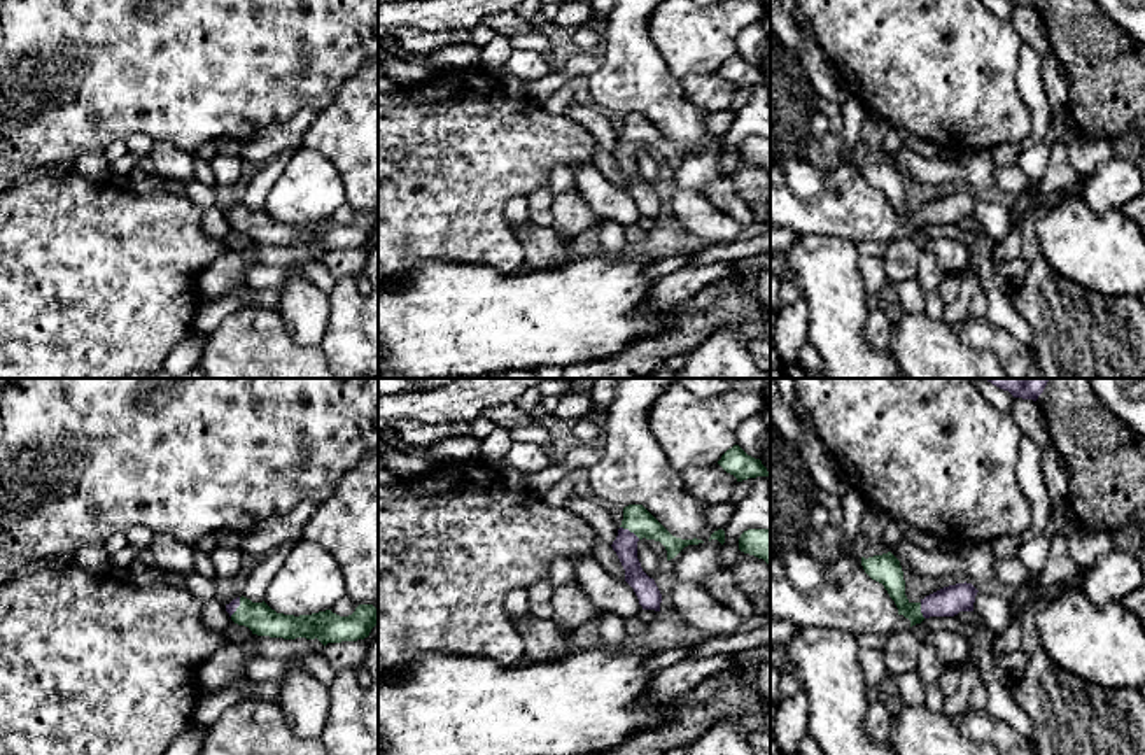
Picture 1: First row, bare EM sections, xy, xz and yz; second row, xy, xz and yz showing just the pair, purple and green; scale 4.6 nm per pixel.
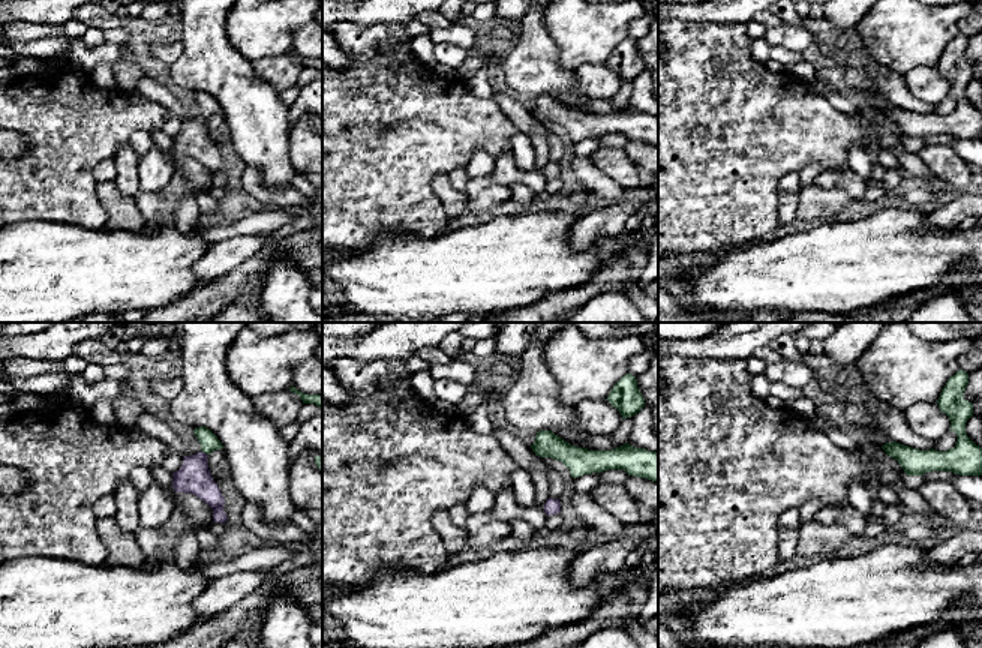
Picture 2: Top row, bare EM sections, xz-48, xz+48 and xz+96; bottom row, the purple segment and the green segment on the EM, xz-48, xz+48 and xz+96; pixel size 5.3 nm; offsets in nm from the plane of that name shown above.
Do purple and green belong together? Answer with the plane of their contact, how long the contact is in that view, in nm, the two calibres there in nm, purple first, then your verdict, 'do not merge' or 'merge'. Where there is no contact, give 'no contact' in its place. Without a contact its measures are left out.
meets purple in xz; contact 110 nm long; 110 nm thick on the purple side, 120 nm on the other; merge

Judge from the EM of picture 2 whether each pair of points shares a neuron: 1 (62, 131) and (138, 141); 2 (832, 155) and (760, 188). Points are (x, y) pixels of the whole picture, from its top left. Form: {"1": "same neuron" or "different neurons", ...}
{"1": "different neurons", "2": "same neuron"}

